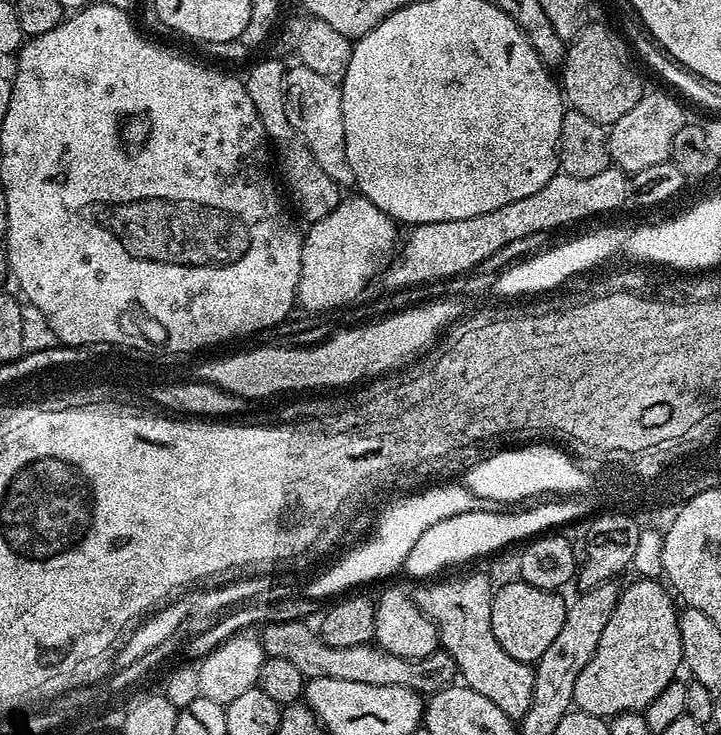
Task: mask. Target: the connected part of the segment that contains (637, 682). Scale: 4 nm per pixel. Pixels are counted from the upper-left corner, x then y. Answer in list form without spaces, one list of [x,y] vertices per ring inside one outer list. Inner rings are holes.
[[[659,579],[634,580],[628,589],[624,588],[619,593],[614,612],[598,641],[598,648],[574,685],[573,705],[586,714],[611,718],[623,712],[643,712],[650,702],[654,702],[654,698],[658,698],[658,694],[662,694],[662,690],[666,690],[666,686],[674,683],[676,671],[681,671],[684,647],[680,633],[680,612],[676,608],[677,601],[673,593]]]

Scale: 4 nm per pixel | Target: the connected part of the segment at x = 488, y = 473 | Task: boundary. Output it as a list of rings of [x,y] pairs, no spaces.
[[[534,442],[526,446],[510,448],[496,452],[474,463],[462,477],[463,484],[477,498],[485,502],[526,502],[541,496],[540,494],[558,494],[557,496],[575,496],[582,488],[590,486],[590,478],[572,466],[560,452],[550,448],[537,448]]]

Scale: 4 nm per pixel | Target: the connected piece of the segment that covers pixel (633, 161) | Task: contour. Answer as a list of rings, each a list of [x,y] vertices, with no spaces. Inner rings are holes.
[[[645,91],[638,106],[632,107],[627,114],[622,114],[622,118],[618,118],[618,122],[610,125],[607,129],[609,158],[615,167],[631,174],[670,160],[674,136],[686,123],[684,108],[679,104],[681,101],[672,96],[664,92]]]

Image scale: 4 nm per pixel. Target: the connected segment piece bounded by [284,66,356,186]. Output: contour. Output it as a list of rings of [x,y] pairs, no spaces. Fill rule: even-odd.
[[[303,66],[289,67],[284,73],[284,97],[286,98],[286,118],[290,118],[290,126],[298,130],[298,134],[310,146],[310,154],[314,154],[314,162],[322,166],[323,172],[341,186],[355,185],[354,170],[350,170],[350,158],[346,158],[346,126],[342,118],[341,85],[334,80],[322,78],[322,74],[314,74],[314,70]]]

